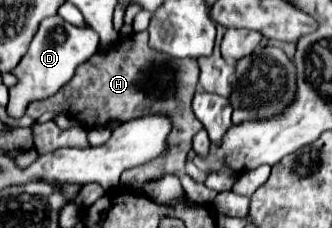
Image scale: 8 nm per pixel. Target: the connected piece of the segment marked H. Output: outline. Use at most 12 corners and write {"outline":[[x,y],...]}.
{"outline":[[131,33],[77,67],[27,115],[73,113],[89,131],[165,111],[169,151],[121,187],[185,171],[199,67]]}

